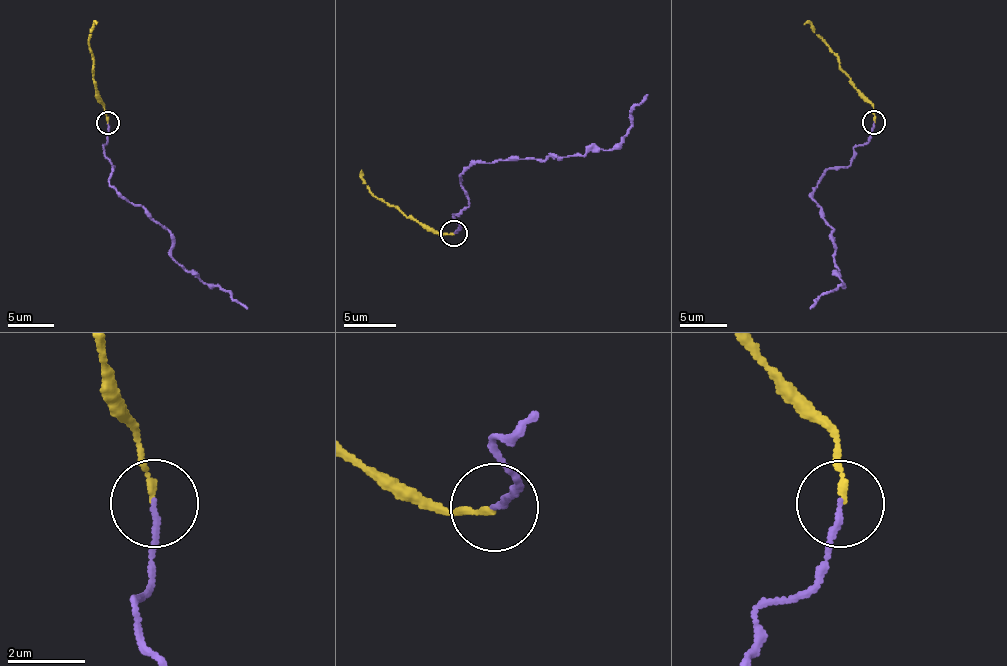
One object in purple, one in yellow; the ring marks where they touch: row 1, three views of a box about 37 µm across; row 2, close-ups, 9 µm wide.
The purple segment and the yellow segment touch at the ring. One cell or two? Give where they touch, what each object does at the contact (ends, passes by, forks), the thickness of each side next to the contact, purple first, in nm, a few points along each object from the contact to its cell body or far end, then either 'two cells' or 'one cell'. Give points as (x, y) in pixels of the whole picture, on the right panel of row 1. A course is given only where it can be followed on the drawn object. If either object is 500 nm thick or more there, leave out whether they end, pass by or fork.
(874, 122) | purple ends | yellow ends | 140/130 nm | purple via (873, 123), (870, 139), (855, 146), (847, 167), (831, 167), (812, 197), (832, 231), (842, 280), (811, 309) | yellow via (873, 120), (874, 104), (854, 88), (850, 76), (839, 67), (836, 53), (808, 22), (804, 25) | one cell

